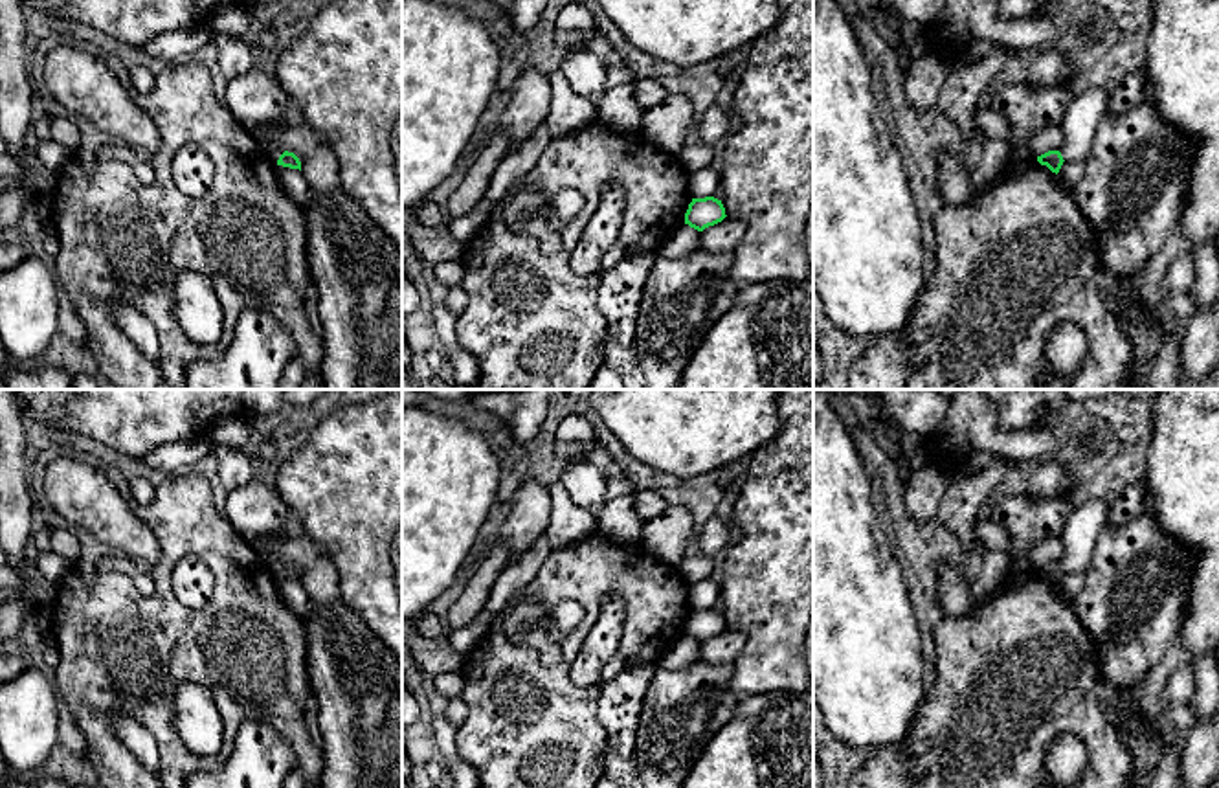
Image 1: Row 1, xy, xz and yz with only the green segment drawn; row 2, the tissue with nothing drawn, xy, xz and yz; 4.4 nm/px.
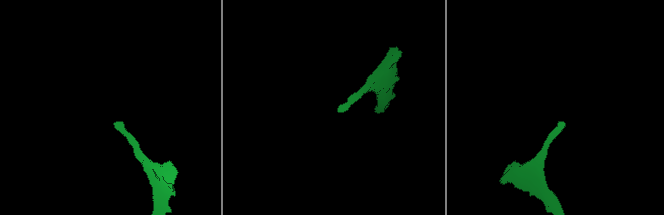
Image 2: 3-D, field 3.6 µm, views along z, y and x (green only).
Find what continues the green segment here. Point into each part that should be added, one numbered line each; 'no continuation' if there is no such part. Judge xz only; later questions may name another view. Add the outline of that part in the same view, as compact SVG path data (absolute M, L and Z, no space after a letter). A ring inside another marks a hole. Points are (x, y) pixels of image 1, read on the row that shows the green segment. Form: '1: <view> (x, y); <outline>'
1: xz (685, 241); M683 224L668 241L655 248L655 255L681 259L699 248L699 231Z

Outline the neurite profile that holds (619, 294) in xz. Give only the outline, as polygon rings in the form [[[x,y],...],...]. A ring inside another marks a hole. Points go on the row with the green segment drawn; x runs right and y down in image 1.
[[[643,252],[617,261],[602,276],[597,305],[608,321],[610,338],[624,347],[635,342],[639,303],[654,261],[654,252]]]

